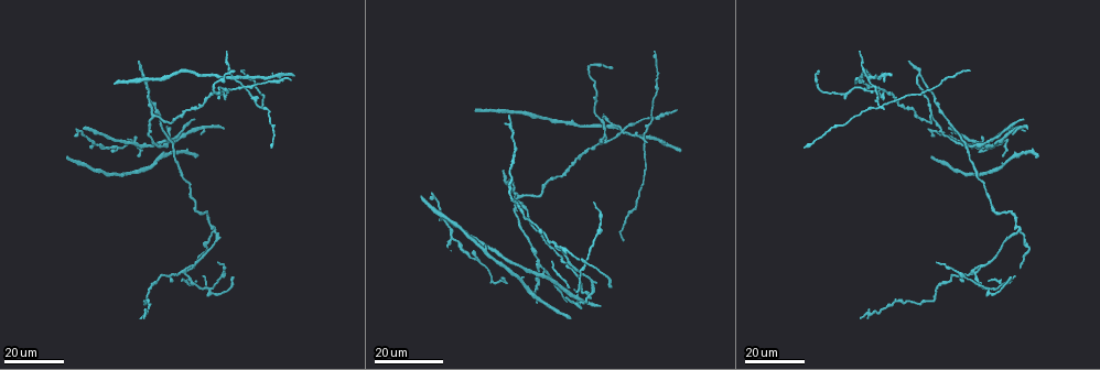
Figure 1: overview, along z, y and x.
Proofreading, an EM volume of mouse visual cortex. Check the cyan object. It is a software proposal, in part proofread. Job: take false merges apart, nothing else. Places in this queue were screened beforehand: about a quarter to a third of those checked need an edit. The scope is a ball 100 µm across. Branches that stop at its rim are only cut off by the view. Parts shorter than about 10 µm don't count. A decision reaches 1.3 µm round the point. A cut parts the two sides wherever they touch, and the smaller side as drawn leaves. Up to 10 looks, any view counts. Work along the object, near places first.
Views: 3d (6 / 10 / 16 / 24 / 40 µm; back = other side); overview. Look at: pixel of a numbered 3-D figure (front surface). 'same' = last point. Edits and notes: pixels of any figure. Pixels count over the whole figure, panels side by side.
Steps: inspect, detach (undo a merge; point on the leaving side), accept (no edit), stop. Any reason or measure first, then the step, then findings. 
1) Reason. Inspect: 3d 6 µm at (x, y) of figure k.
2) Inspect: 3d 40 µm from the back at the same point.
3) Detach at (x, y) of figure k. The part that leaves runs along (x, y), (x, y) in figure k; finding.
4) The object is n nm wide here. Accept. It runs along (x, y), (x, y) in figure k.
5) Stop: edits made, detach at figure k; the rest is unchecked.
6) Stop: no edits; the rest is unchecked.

Inspect: 3d 16 µm at (998, 169) of figure 1.

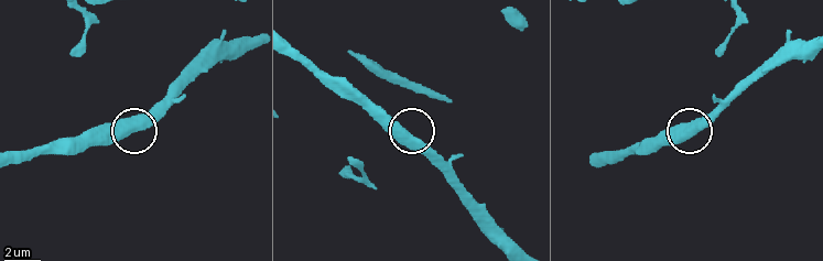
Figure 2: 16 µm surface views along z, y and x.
Inspect: 3d 10 µm at (133, 132) of figure 2.

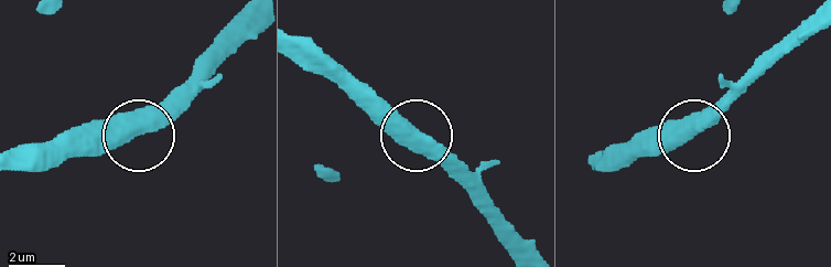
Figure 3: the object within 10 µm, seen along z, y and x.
The object is 520 nm wide here. Accept. Continuous, no second neuron.

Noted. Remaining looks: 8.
Thin arm on a thick one. Inspect: 3d 16 µm at (991, 140) of figure 1.

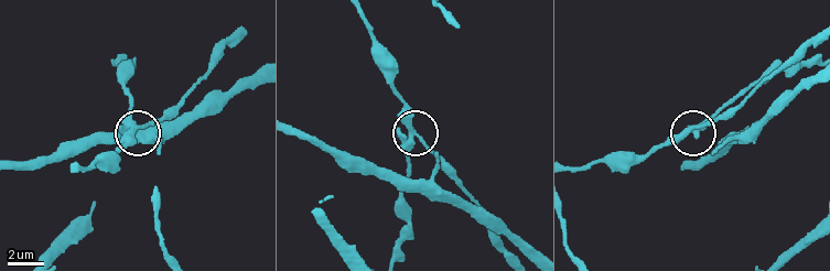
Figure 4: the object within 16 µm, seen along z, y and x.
Inspect: 3d 6 µm at (142, 126) of figure 4.

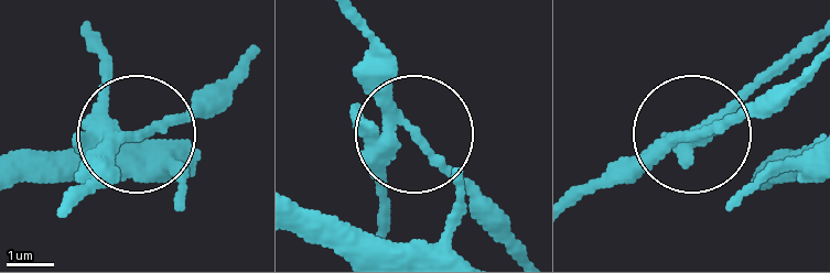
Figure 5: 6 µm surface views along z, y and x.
3 arms meet here. Accept. It runs along (351, 24), (406, 131), (378, 233) in figure 5; all the same neuron.

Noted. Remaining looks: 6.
Three-way junction. Inspect: 3d 16 µm at (566, 250) of figure 1.

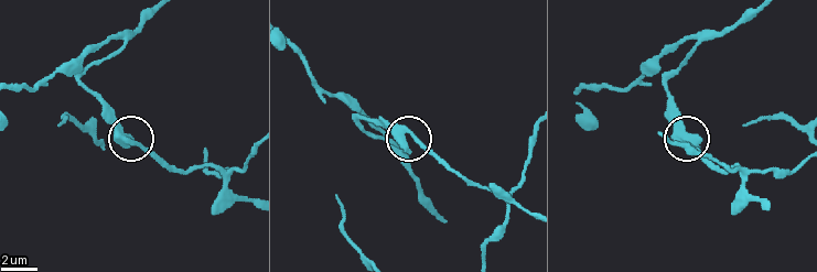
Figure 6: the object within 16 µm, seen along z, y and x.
Zoom in. Inspect: 3d 10 µm at (409, 133) of figure 6.

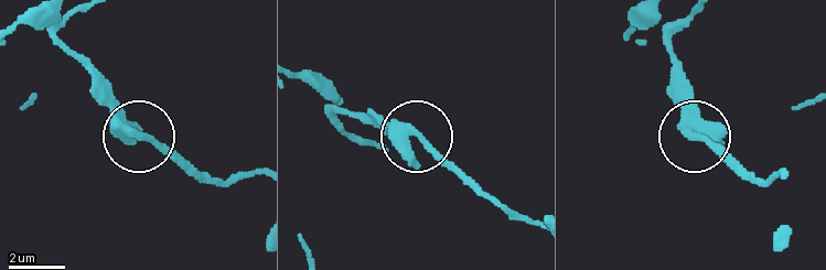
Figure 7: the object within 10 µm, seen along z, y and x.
Accept. It runs along (694, 17), (673, 45), (673, 95), (686, 131), (733, 171) in figure 7; one neuron here.

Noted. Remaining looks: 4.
Three-way junction. Inspect: 3d 24 µm at (183, 271) of figure 1.

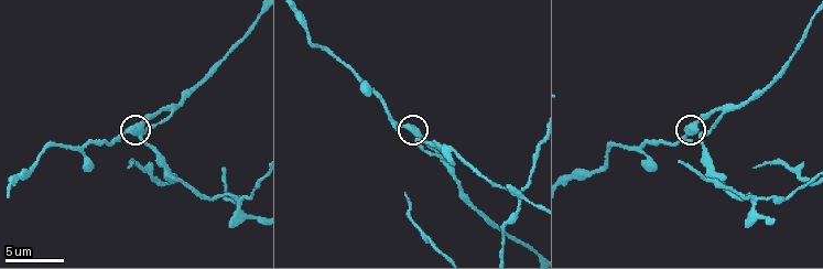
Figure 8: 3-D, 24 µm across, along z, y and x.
Inspect: 3d 10 µm at (418, 138) of figure 8.

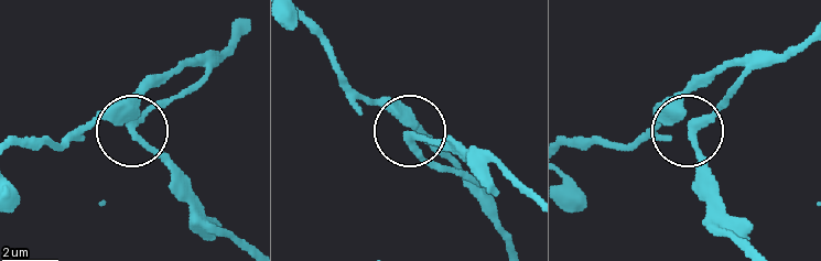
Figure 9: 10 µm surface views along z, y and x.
Accept. It runs along (514, 248), (490, 198), (427, 160), (414, 137), (460, 141) in figure 9; continuous, no second neuron.

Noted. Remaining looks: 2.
Three arms meet. Inspect: 3d 24 µm at (154, 117) of figure 1.

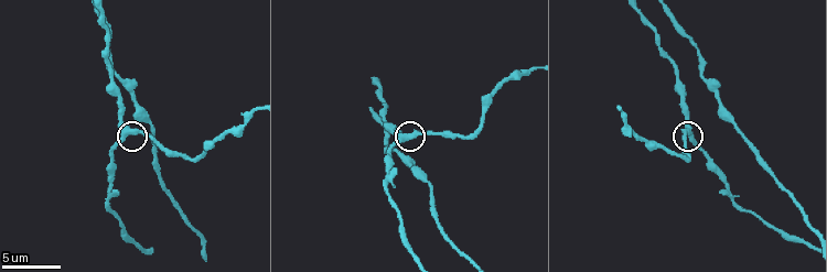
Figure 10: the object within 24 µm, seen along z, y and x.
Inspect: 3d 6 µm at (689, 133) of figure 10.

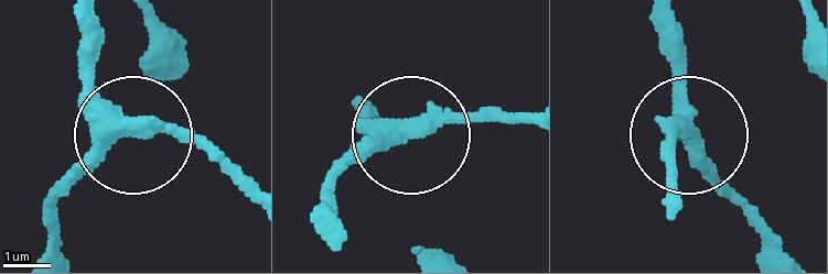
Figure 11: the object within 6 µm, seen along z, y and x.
Accept. It runs along (658, 21), (670, 103), (690, 135), (670, 139), (670, 163) in figure 11; all the same neuron.

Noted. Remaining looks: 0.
Stop: no edits; the rest is unchecked.

